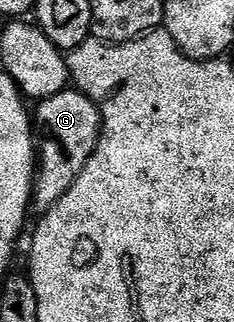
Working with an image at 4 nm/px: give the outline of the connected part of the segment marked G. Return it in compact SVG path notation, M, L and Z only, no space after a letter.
M70 86L64 92L49 96L35 108L35 124L39 129L39 163L35 168L35 183L31 208L43 214L79 178L83 166L101 137L101 109L98 101L87 92Z

